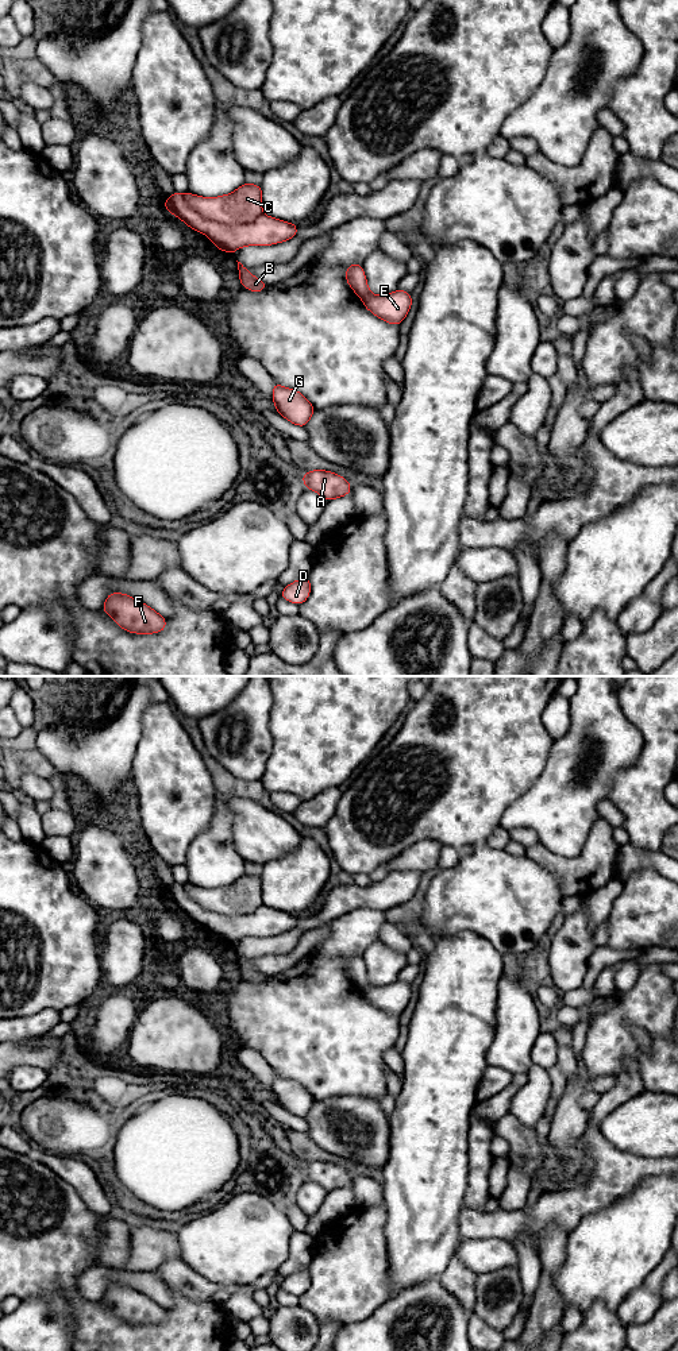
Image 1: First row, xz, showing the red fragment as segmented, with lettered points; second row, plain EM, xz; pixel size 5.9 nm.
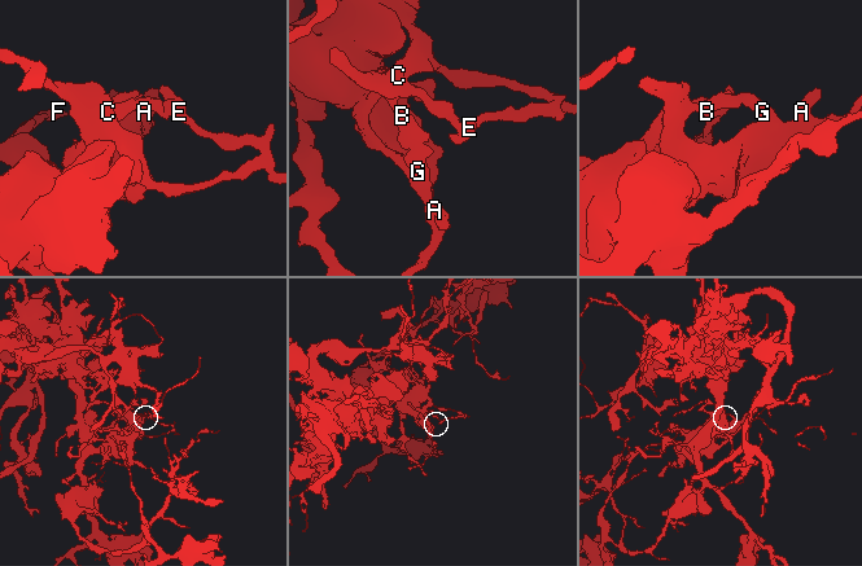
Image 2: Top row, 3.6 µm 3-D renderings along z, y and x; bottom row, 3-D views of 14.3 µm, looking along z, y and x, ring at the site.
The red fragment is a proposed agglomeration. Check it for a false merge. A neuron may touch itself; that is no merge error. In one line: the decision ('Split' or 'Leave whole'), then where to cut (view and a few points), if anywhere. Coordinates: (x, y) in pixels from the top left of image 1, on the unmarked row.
Split. Split along xz (183, 884), (201, 906), (223, 914), (245, 915), (262, 904)

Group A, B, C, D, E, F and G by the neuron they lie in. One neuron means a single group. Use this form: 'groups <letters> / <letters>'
groups A D F G / B C E

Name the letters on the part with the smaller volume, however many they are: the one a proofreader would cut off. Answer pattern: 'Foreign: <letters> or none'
Foreign: B, C, E

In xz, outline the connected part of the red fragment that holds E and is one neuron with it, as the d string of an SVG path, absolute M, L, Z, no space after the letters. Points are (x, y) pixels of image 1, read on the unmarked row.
M398 980L385 987L362 989L362 993L378 1010L398 1018L411 1000L412 989L411 984Z

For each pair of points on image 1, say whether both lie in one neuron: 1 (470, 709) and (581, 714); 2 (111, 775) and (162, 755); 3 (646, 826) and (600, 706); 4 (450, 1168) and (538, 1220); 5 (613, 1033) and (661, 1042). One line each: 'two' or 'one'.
1: two
2: two
3: two
4: two
5: one

